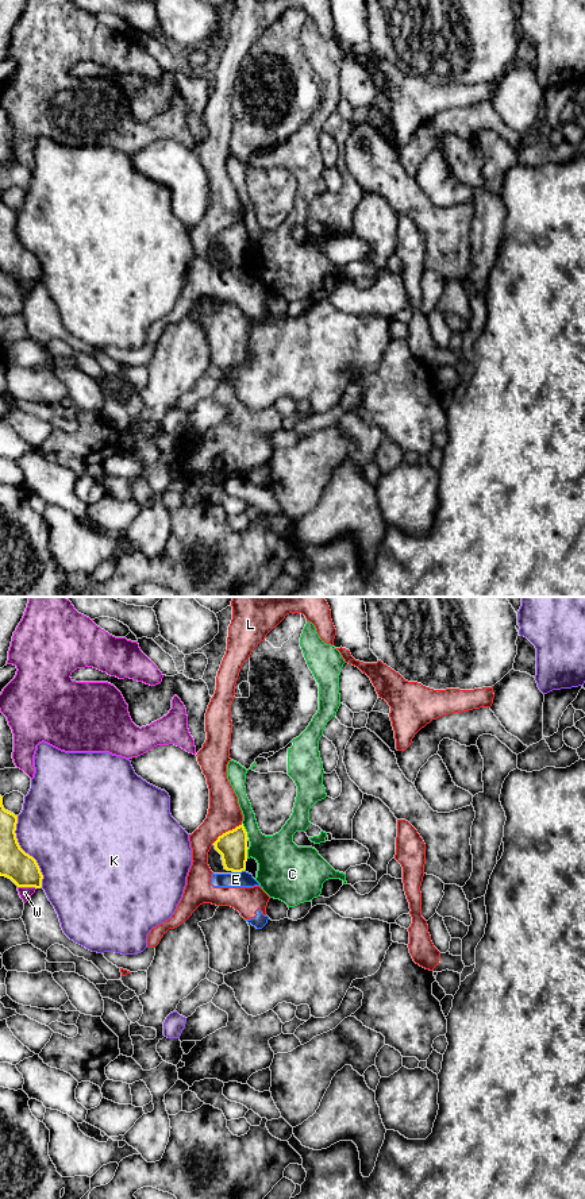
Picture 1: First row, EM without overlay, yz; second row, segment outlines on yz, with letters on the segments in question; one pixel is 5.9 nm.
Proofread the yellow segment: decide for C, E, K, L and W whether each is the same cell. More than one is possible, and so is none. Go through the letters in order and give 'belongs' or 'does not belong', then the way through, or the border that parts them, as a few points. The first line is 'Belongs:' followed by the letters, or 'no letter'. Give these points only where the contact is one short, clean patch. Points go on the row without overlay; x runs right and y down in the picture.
Belongs: no letter
C: does not belong
E: does not belong; border yz (243, 265), (233, 268)
K: does not belong
L: does not belong
W: does not belong

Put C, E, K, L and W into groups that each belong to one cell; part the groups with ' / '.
C / E L / K / W

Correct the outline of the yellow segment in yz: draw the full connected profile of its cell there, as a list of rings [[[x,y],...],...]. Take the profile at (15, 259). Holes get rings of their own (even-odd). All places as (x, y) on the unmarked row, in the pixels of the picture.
[[[0,190],[0,271],[11,274],[18,282],[41,284],[43,270],[36,255],[20,243],[15,228],[16,219],[18,211],[4,204]]]

